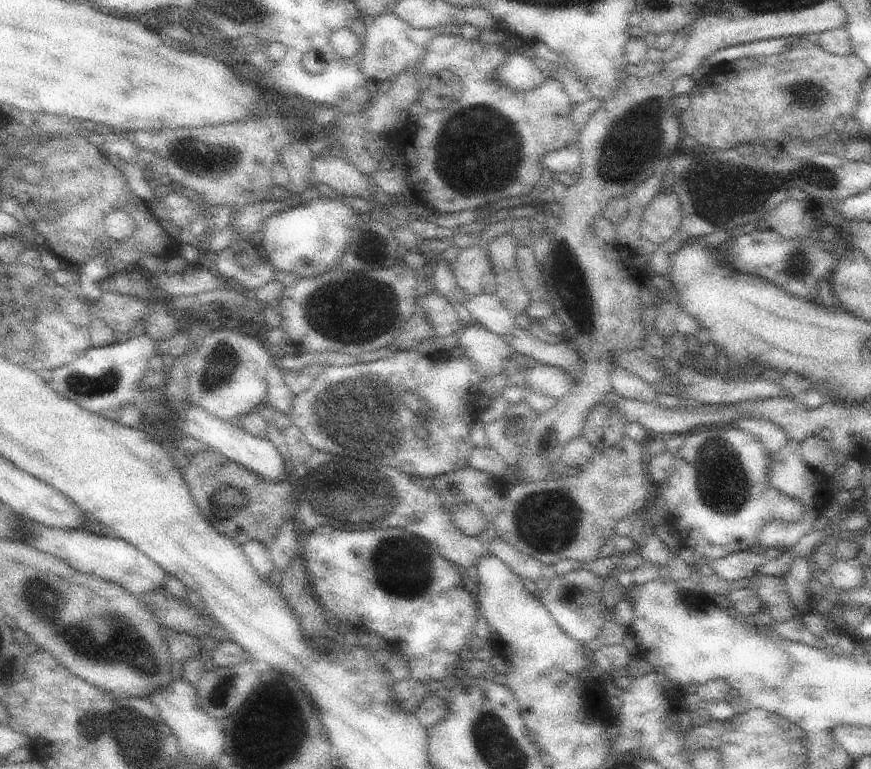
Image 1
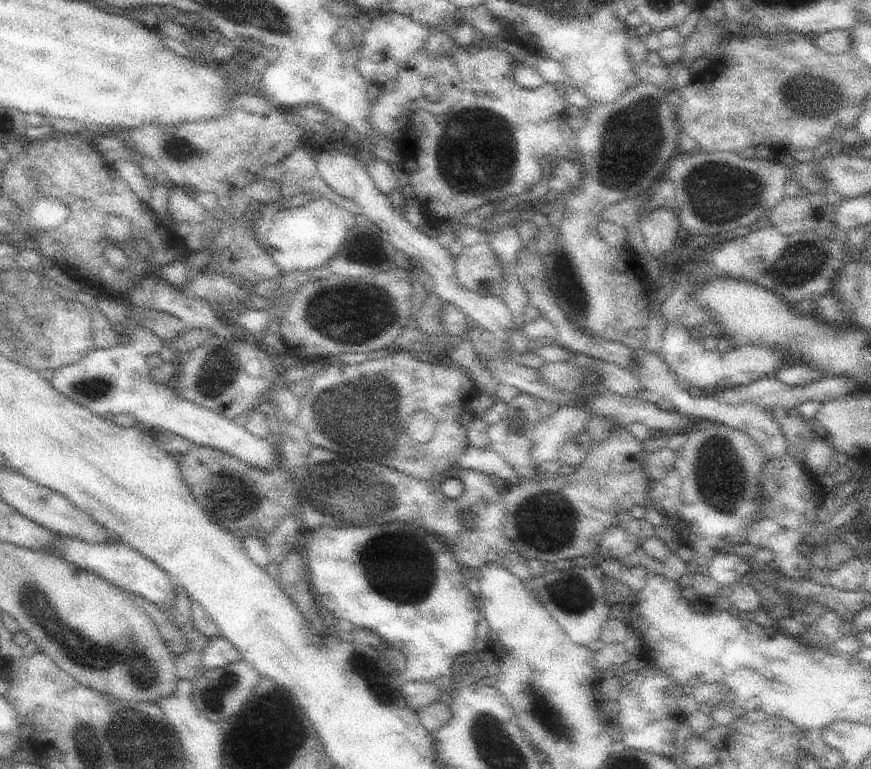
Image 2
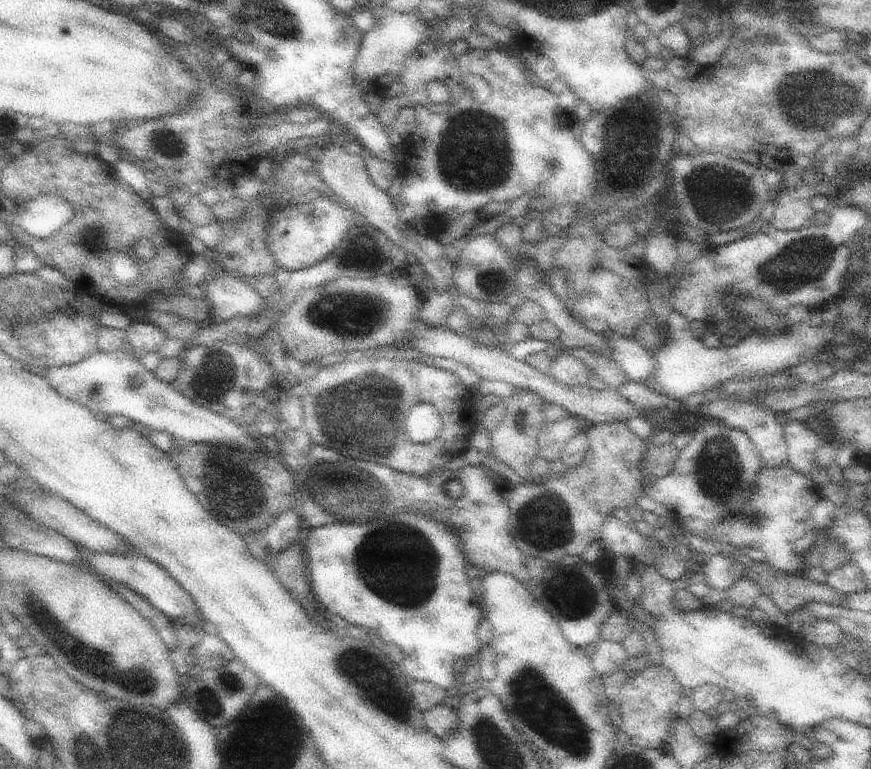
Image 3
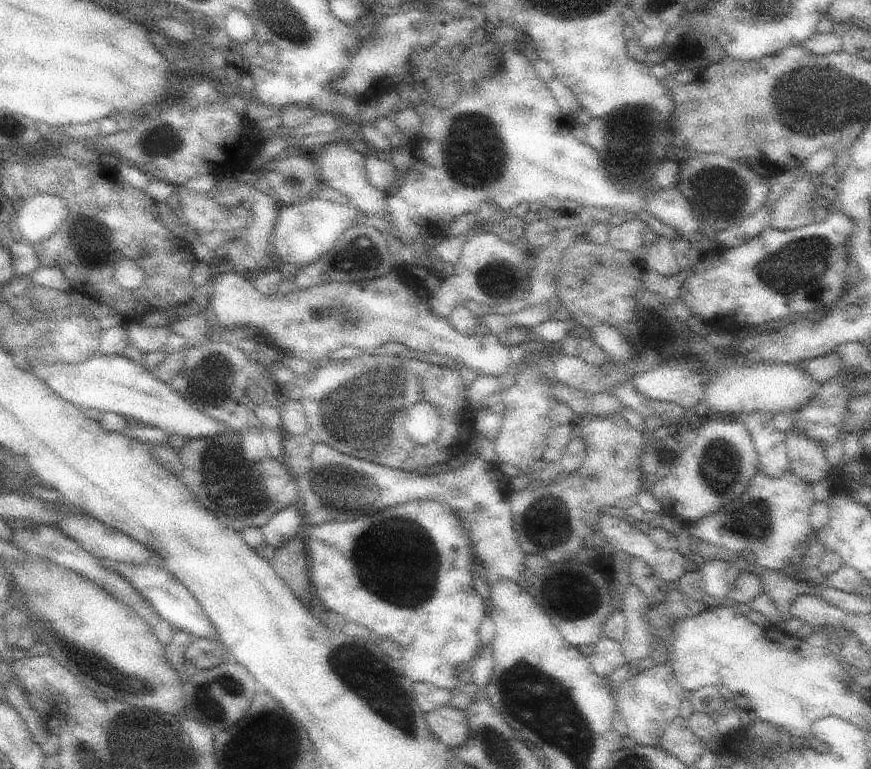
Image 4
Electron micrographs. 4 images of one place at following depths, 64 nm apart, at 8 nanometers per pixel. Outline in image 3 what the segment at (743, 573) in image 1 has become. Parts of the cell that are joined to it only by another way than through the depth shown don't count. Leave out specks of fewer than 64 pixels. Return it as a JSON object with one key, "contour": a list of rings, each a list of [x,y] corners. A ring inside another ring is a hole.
{"contour":[[[729,554],[711,556],[705,562],[703,574],[709,588],[719,590],[719,592],[729,592],[729,588],[743,576],[743,566],[735,562]]]}

